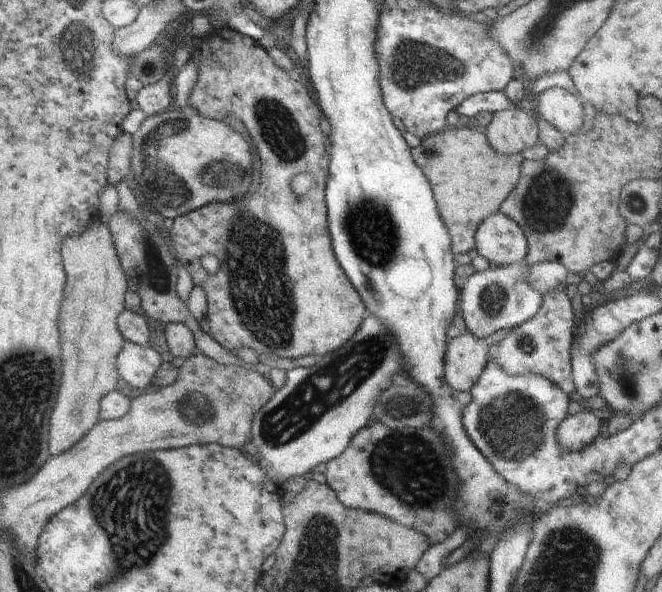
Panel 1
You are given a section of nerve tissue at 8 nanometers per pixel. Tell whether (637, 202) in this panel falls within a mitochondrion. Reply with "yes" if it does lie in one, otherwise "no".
yes

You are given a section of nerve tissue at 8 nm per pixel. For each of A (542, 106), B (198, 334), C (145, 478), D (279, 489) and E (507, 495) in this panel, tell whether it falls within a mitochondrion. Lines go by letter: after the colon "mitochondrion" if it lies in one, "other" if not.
A: other
B: other
C: mitochondrion
D: other
E: other

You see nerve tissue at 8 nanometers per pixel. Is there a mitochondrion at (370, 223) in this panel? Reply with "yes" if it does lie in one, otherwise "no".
yes

